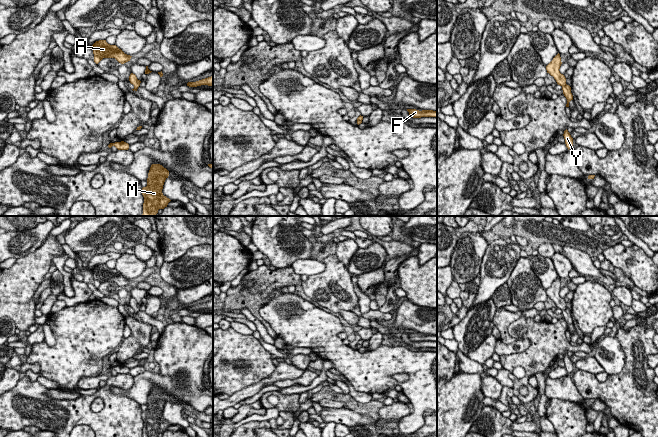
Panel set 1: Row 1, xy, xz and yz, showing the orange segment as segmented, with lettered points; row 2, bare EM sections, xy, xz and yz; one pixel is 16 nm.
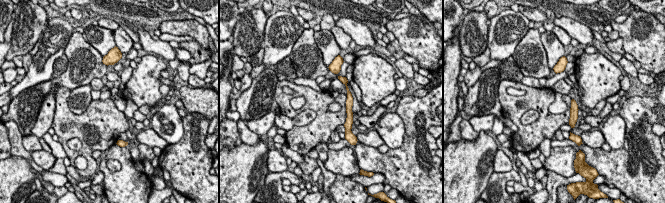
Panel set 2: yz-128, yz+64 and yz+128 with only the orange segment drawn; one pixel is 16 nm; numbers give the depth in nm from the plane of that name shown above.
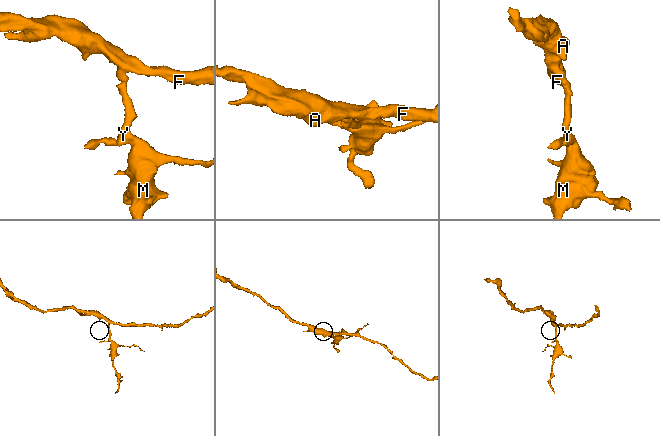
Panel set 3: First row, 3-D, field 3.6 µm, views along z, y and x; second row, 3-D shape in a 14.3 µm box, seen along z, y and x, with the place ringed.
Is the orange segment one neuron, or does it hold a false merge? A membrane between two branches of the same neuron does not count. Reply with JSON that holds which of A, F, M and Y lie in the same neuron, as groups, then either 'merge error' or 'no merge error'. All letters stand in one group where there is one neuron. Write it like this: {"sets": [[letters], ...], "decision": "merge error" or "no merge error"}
{"sets": [["A", "F", "M", "Y"]], "decision": "no merge error"}

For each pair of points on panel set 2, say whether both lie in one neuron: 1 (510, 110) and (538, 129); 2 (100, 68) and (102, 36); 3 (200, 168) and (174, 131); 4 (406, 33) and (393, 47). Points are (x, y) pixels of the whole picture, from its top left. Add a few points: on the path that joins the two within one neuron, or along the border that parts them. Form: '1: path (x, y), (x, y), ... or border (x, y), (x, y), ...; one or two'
1: path (515, 118), (524, 129), (530, 129); one
2: border (84, 38), (102, 57); two
3: border (181, 117), (183, 136), (175, 143), (168, 145); two
4: border (395, 37), (400, 47), (406, 53); two

